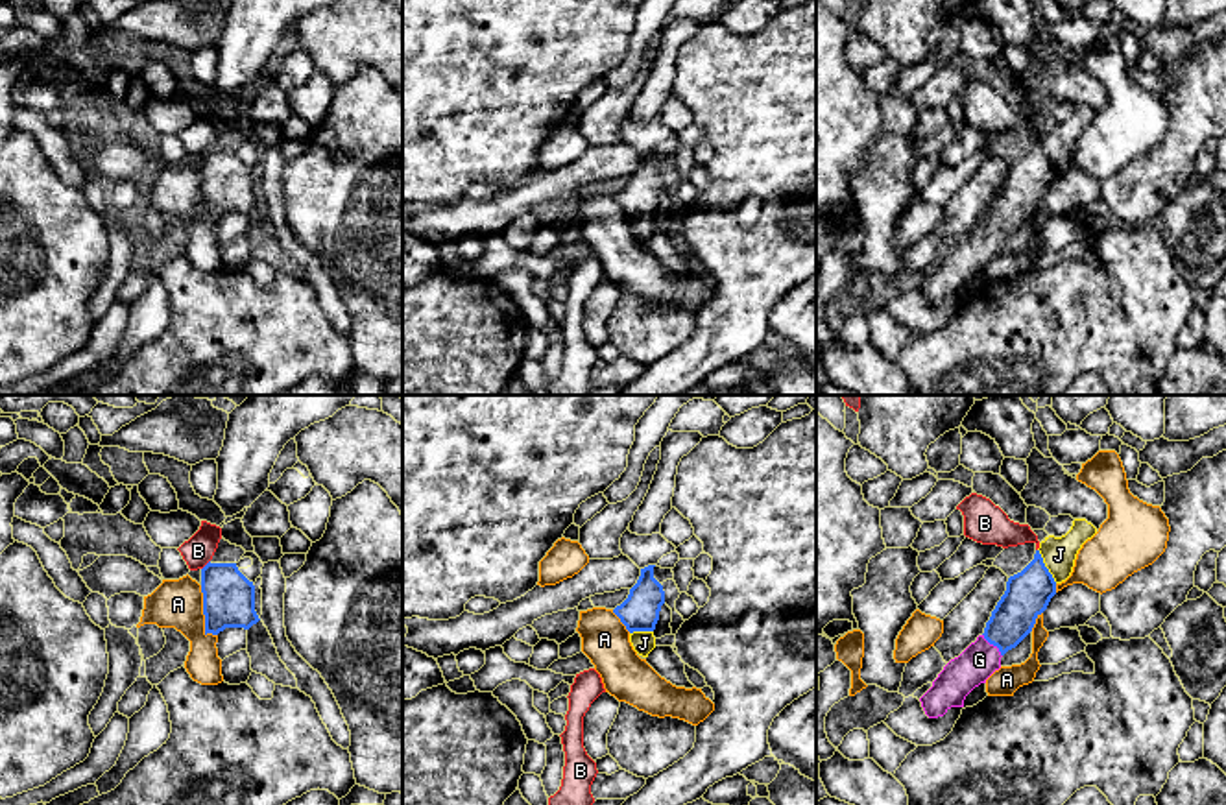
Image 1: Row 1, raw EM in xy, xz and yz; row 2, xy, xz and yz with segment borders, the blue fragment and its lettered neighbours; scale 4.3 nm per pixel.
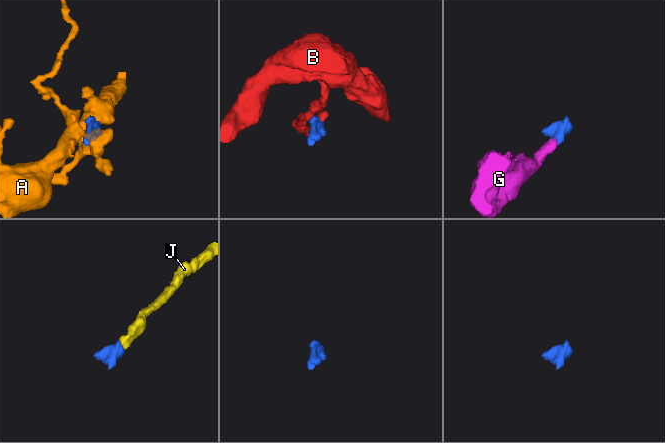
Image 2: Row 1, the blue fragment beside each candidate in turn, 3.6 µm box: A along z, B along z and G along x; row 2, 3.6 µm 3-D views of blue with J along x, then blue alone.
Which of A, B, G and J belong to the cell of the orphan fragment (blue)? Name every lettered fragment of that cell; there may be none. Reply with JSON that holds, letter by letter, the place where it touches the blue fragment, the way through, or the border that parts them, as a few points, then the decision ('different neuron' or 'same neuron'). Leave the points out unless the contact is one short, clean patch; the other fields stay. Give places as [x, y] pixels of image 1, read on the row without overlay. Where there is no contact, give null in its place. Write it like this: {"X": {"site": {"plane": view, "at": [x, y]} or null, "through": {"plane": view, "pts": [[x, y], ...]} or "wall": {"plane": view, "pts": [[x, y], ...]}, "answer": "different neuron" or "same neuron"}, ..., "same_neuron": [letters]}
{"A": {"site": {"plane": "xy", "at": [204, 200]}, "wall": {"plane": "xy", "pts": [[200, 172], [205, 216], [216, 222]]}, "answer": "different neuron"}, "B": {"site": {"plane": "xy", "at": [205, 152]}, "wall": {"plane": "xy", "pts": [[209, 146], [202, 156]]}, "answer": "different neuron"}, "G": {"site": {"plane": "yz", "at": [994, 231]}, "through": {"plane": "yz", "pts": [[1025, 183], [994, 231], [979, 246]]}, "answer": "same neuron"}, "J": {"site": {"plane": "yz", "at": [1044, 152]}, "through": {"plane": "yz", "pts": [[1027, 181], [1042, 161], [1044, 152], [1058, 141]]}, "answer": "same neuron"}, "same_neuron": ["G", "J"]}

